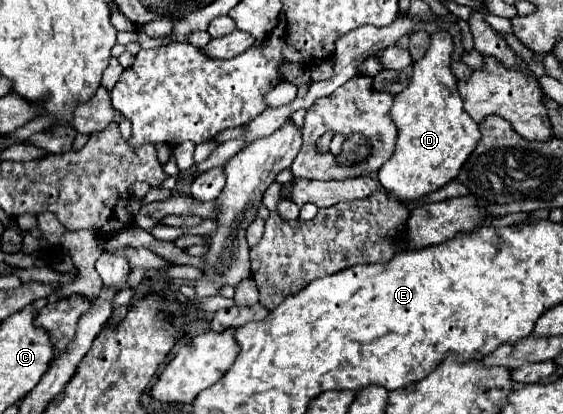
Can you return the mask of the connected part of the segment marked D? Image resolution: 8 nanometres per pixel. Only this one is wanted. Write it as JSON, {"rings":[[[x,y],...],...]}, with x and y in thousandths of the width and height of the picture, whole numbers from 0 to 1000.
{"rings":[[[778,75],[774,85],[767,85],[767,109],[757,138],[735,152],[735,181],[728,205],[714,225],[700,229],[696,287],[707,307],[707,341],[700,374],[686,389],[686,399],[675,403],[671,437],[686,461],[693,461],[700,476],[707,476],[718,490],[739,490],[757,471],[764,471],[771,457],[782,457],[803,432],[810,432],[817,403],[824,399],[824,389],[835,379],[835,370],[845,360],[853,341],[849,297],[821,263],[821,239],[810,210],[813,191],[799,171],[799,128],[803,128],[799,80]]]}

